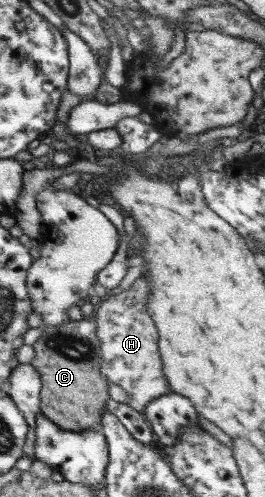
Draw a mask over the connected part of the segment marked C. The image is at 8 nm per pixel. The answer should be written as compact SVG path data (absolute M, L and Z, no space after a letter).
M71 320L68 323L58 325L58 327L46 327L40 333L38 341L32 345L36 355L34 355L34 359L30 364L40 372L40 379L42 380L42 389L40 391L41 412L56 425L68 431L100 429L102 413L107 409L106 400L110 398L110 394L108 394L109 381L100 371L102 354L99 350L96 329L96 325L90 323L90 321Z

